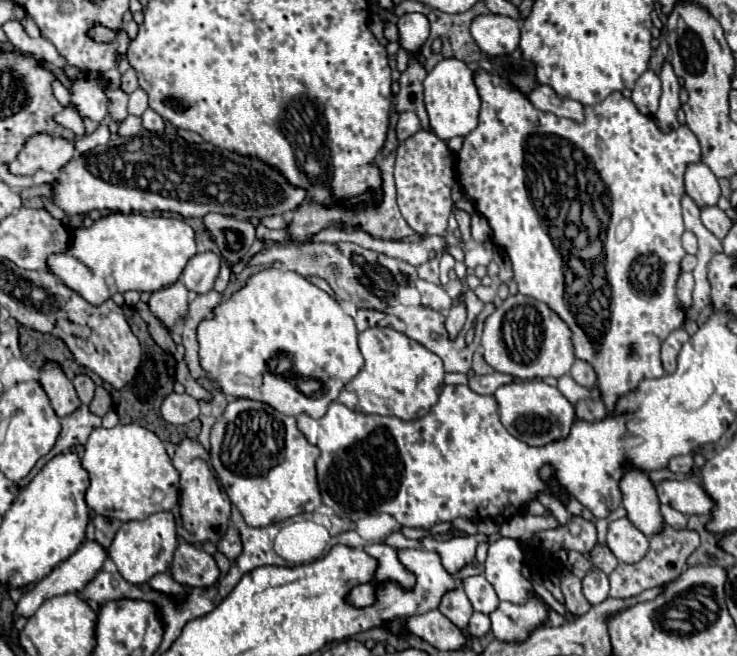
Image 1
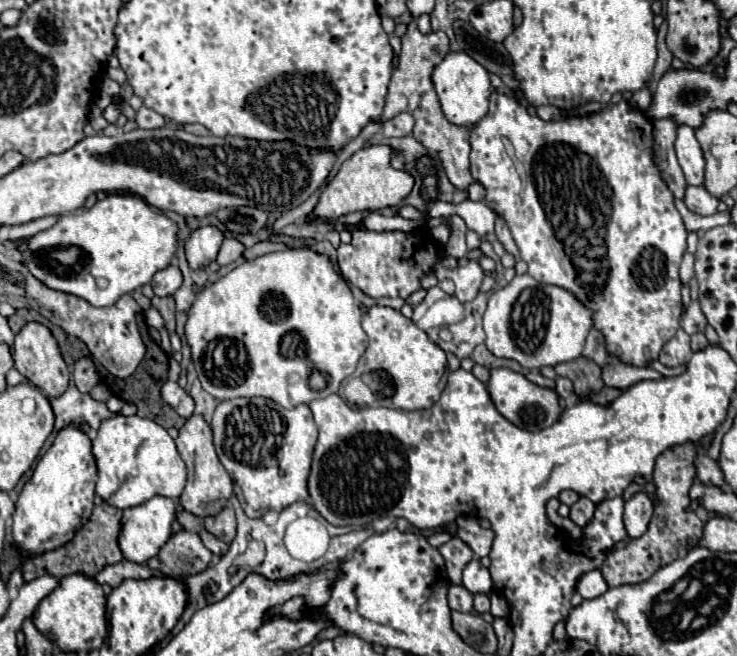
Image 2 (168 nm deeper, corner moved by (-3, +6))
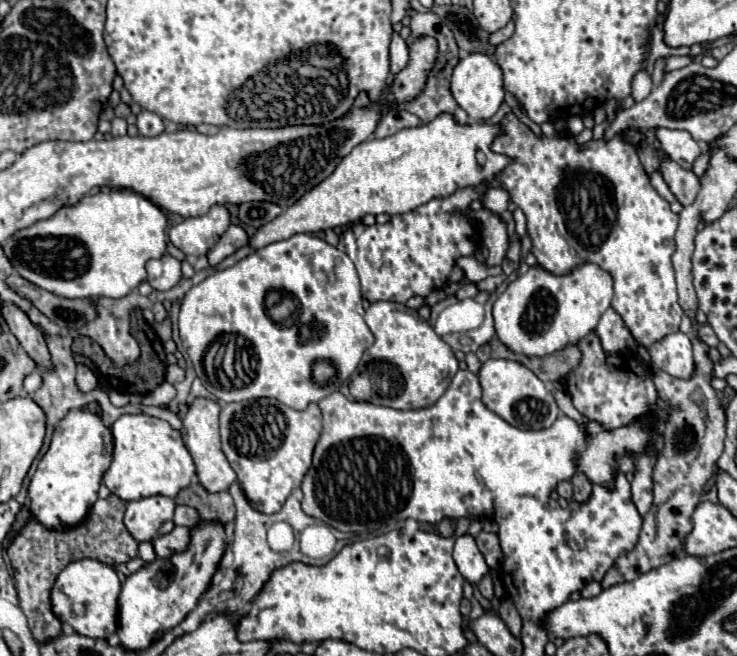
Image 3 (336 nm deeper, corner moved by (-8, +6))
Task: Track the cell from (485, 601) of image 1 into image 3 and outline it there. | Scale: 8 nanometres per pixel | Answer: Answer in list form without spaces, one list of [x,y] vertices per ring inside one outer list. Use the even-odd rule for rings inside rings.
[[[464,534],[464,536],[456,538],[454,562],[460,570],[460,574],[472,584],[478,584],[490,572],[482,552],[478,550],[478,546],[476,546],[476,542],[470,534]]]

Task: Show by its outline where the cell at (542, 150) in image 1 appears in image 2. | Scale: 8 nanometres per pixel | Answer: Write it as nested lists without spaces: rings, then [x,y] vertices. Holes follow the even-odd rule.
[[[493,90],[487,116],[481,118],[477,122],[477,126],[471,130],[471,174],[477,182],[481,182],[487,188],[485,204],[507,220],[513,240],[519,248],[519,254],[529,266],[527,274],[533,276],[541,284],[555,284],[555,286],[561,286],[561,288],[573,292],[587,308],[593,310],[595,328],[603,332],[607,350],[613,356],[617,356],[621,362],[633,364],[633,366],[647,366],[651,360],[655,360],[659,356],[663,344],[667,340],[671,340],[671,336],[675,336],[675,332],[679,330],[679,318],[683,312],[679,264],[681,264],[683,252],[687,250],[687,244],[685,244],[687,230],[685,230],[681,214],[673,206],[673,196],[671,196],[669,188],[663,184],[657,164],[653,162],[651,126],[647,126],[647,130],[645,130],[645,126],[643,126],[645,122],[649,122],[649,120],[639,110],[633,110],[625,100],[621,100],[619,104],[607,106],[599,114],[577,116],[577,118],[561,120],[561,122],[543,122],[537,116],[529,116],[527,108],[521,106],[513,96],[499,94]]]

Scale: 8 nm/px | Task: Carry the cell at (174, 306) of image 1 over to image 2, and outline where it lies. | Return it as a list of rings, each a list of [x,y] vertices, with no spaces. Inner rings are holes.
[[[167,266],[159,270],[149,284],[157,296],[171,296],[181,286],[181,282],[183,282],[181,270],[177,266]]]

